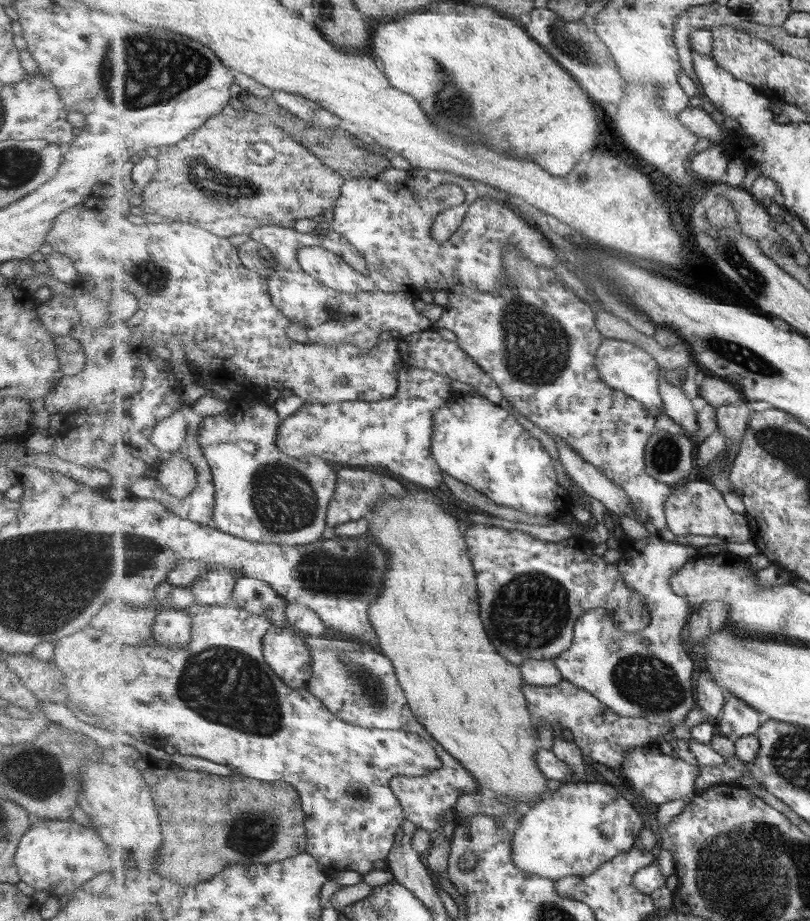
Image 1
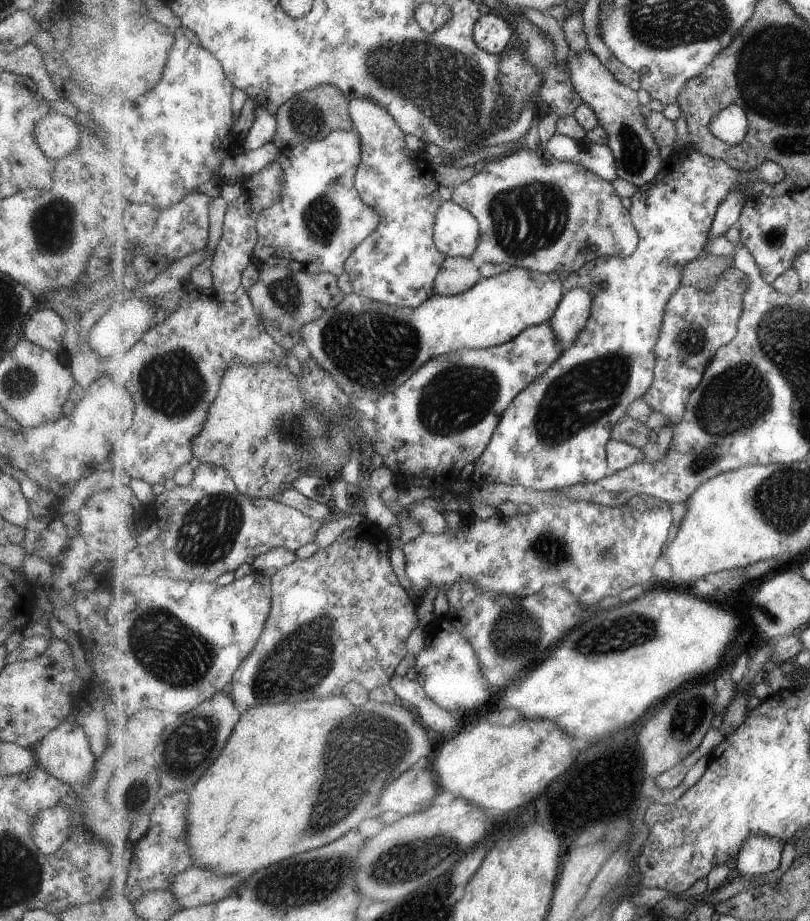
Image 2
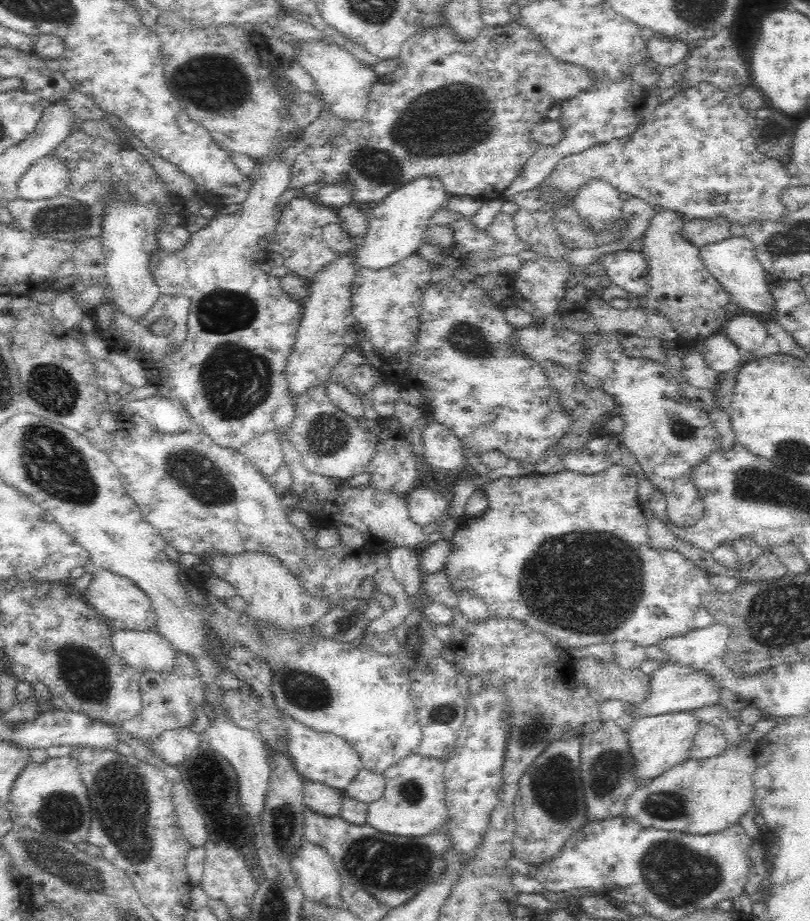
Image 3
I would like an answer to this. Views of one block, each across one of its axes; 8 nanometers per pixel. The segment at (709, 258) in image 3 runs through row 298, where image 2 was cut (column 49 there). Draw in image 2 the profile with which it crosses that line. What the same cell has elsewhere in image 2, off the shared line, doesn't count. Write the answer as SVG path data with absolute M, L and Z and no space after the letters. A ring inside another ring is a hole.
M72 717L61 722L56 728L49 730L34 744L31 752L40 769L67 784L74 792L80 790L83 784L87 784L91 780L94 757L87 743L87 736L83 734L83 728Z

